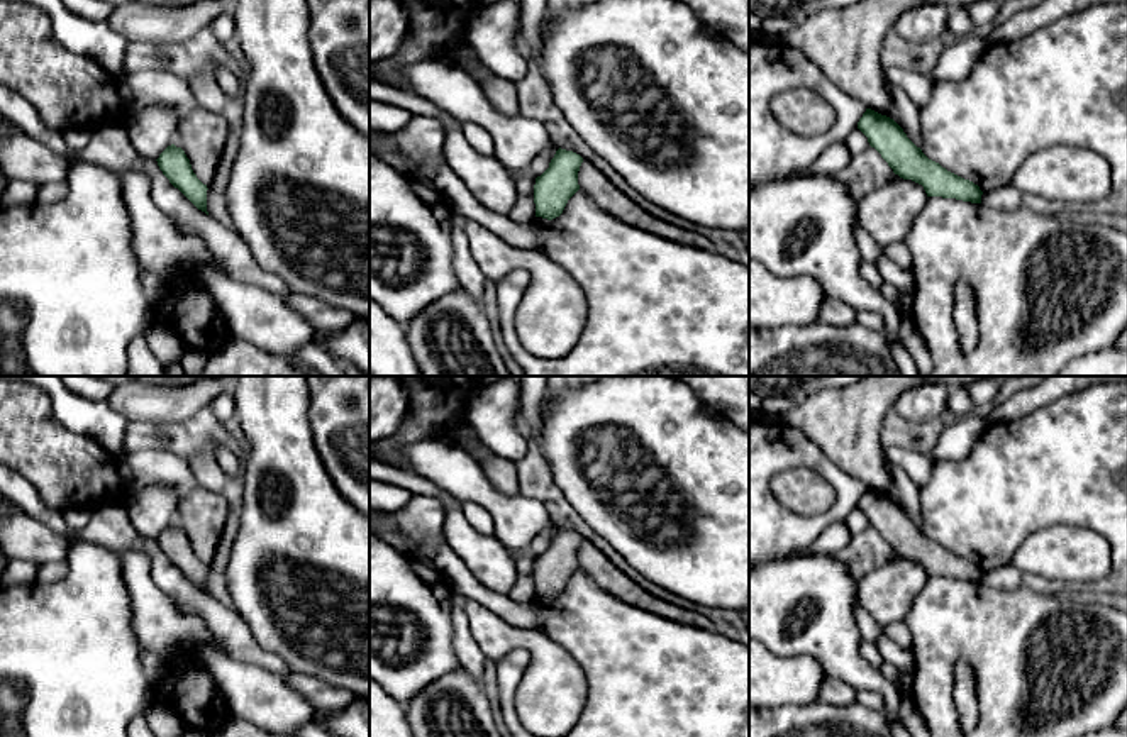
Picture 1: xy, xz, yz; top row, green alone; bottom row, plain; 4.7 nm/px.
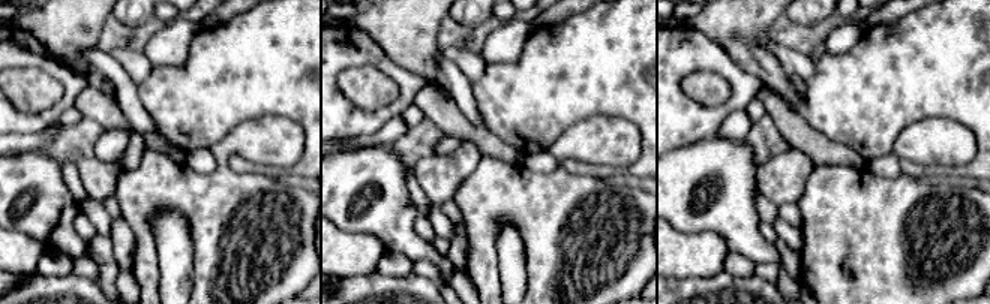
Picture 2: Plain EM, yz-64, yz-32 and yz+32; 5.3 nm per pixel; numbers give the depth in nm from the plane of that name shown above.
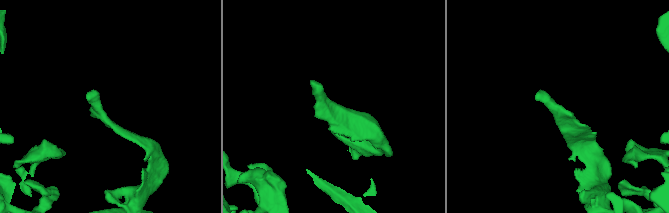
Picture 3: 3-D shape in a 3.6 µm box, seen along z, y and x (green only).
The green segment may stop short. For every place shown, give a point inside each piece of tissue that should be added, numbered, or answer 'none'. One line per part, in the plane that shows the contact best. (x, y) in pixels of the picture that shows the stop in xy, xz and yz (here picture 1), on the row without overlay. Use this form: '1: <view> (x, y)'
1: xy (202, 514)

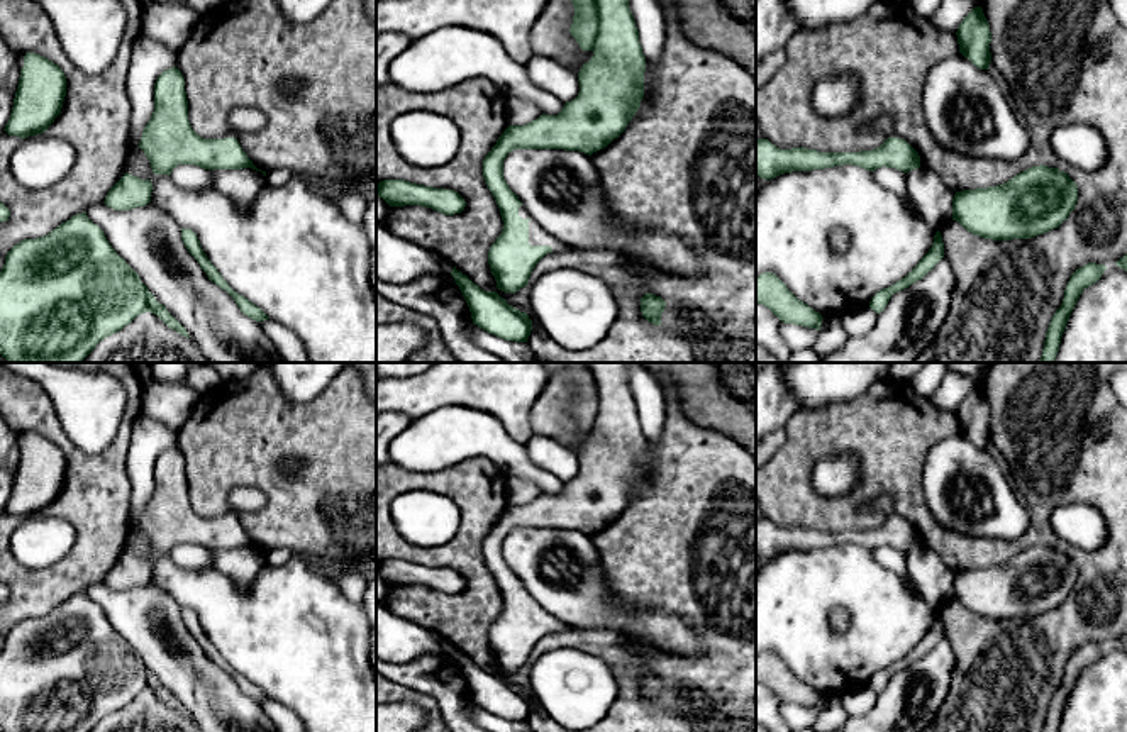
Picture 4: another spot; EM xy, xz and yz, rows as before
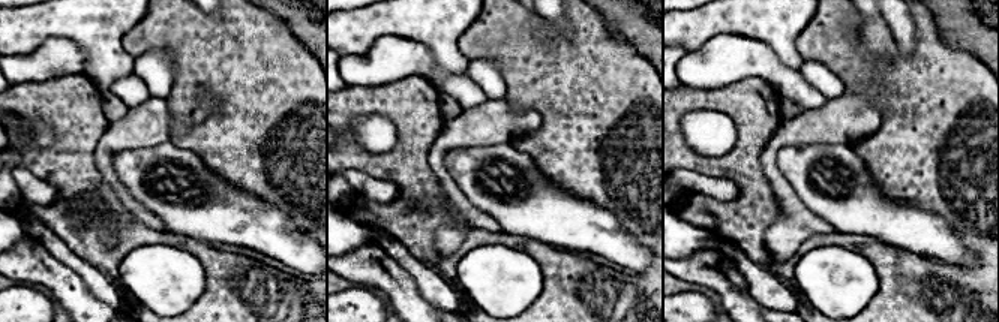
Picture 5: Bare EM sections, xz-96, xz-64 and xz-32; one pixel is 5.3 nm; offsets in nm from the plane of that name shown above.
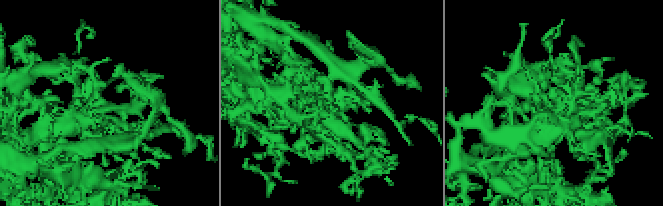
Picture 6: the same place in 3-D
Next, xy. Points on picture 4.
none

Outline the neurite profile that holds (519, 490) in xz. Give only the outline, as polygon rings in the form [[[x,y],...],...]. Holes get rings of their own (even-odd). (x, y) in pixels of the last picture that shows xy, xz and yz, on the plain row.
[[[507,478],[508,505],[525,505],[542,495],[541,488],[525,478]]]

